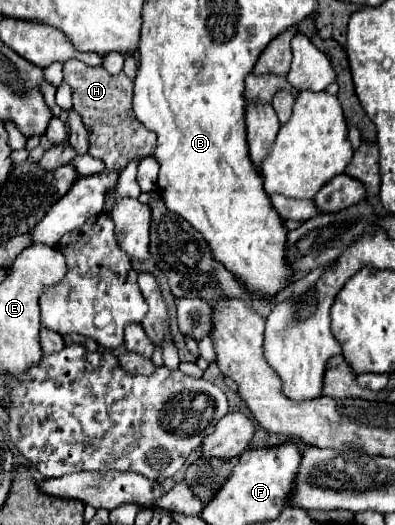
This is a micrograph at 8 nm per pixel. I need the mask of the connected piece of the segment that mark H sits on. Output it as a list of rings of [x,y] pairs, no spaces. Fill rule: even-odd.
[[[70,59],[64,63],[64,81],[72,89],[72,107],[74,107],[74,111],[78,111],[78,115],[84,121],[86,131],[90,133],[88,153],[92,157],[104,161],[104,165],[112,171],[122,171],[128,165],[128,161],[132,161],[134,157],[148,157],[154,153],[156,135],[154,135],[154,131],[148,131],[142,123],[138,123],[138,119],[132,111],[132,81],[124,73],[110,75],[104,67],[88,67],[82,61]]]

